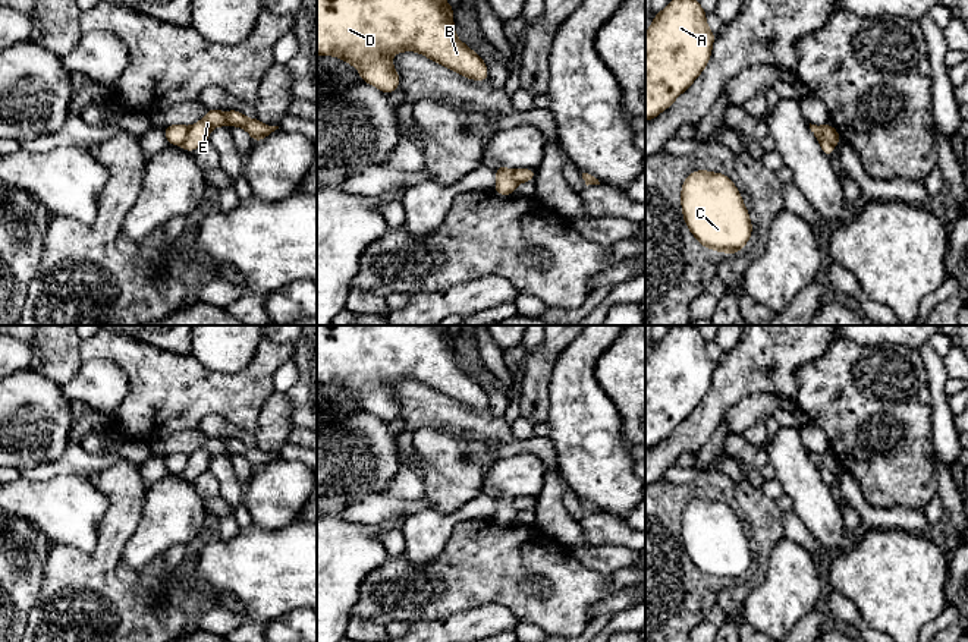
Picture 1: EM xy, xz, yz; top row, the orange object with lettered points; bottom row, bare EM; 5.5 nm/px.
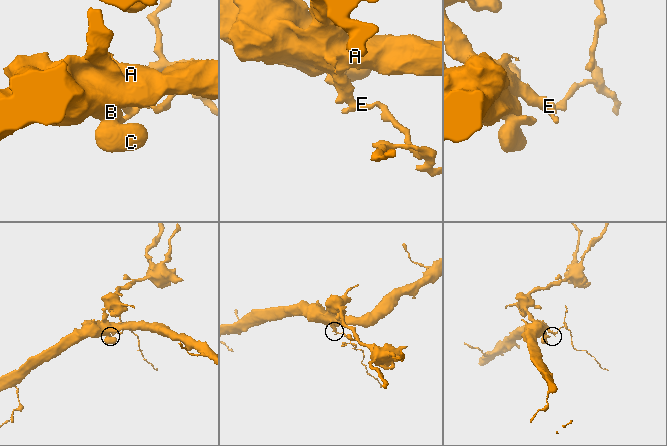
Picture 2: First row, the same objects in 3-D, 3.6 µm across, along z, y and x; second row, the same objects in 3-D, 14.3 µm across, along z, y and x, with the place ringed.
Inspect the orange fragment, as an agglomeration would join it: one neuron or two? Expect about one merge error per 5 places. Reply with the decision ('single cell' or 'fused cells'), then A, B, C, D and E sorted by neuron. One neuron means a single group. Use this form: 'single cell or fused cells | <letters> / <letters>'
fused cells | A B C D / E

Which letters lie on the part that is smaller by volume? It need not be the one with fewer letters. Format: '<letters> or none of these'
E

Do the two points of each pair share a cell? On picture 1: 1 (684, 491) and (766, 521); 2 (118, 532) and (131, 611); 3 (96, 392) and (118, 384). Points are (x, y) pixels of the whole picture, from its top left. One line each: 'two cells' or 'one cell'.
1: two cells
2: one cell
3: one cell

